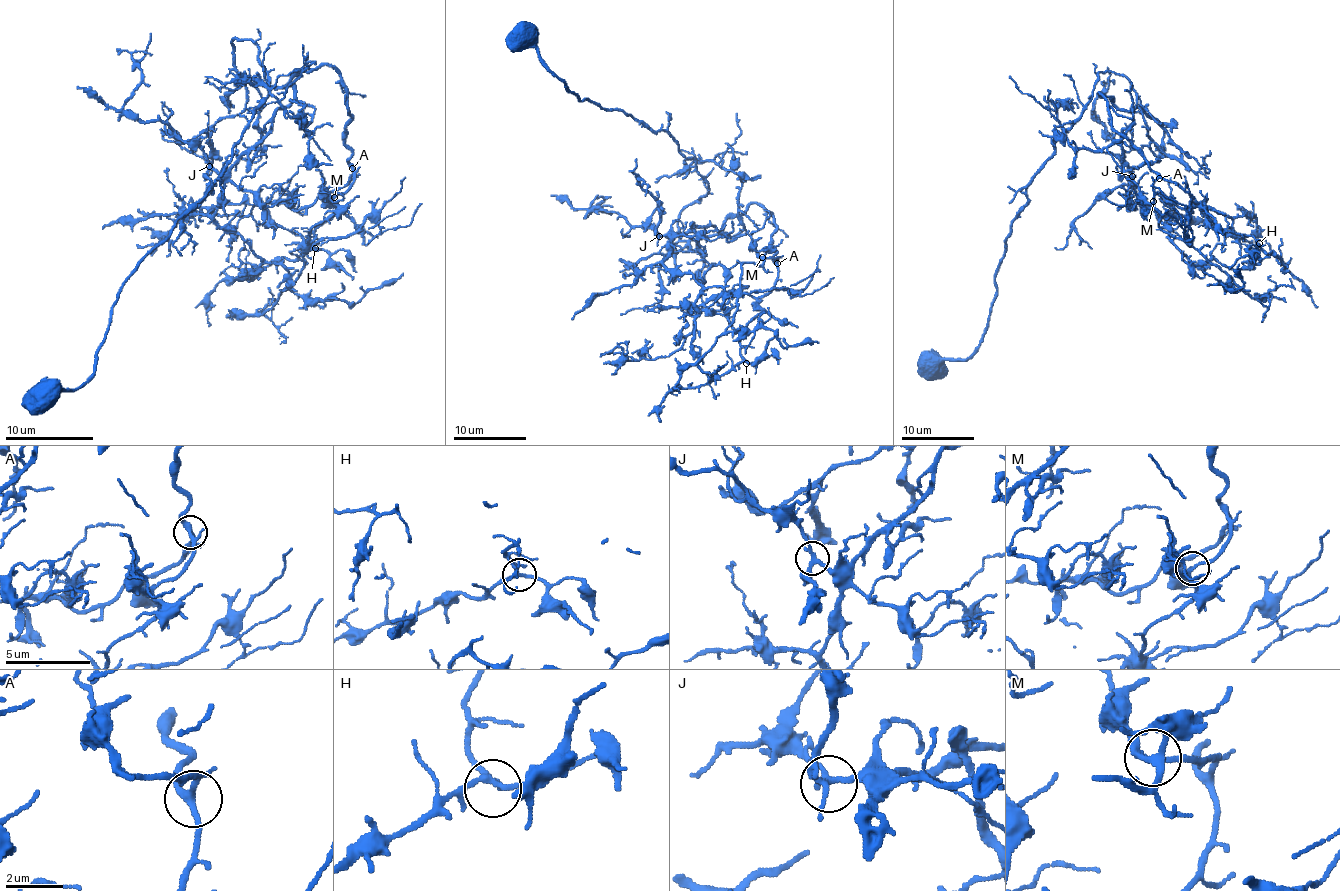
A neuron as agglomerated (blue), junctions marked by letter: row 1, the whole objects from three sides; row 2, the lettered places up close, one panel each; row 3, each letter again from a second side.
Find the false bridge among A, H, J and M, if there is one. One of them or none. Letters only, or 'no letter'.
no letter

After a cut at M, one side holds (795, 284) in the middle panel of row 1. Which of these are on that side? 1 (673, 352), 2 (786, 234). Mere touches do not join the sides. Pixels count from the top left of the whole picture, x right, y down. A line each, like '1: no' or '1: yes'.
1: no
2: no

